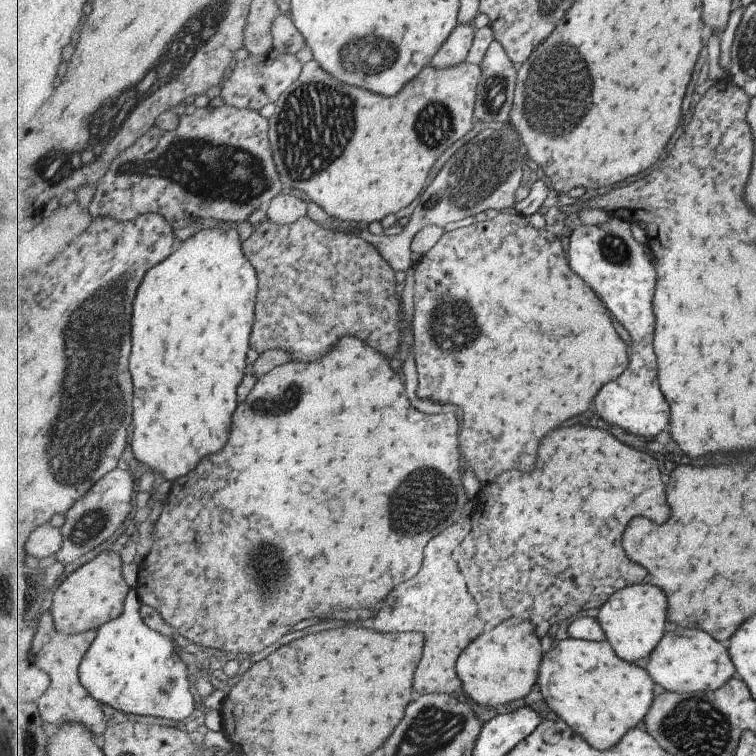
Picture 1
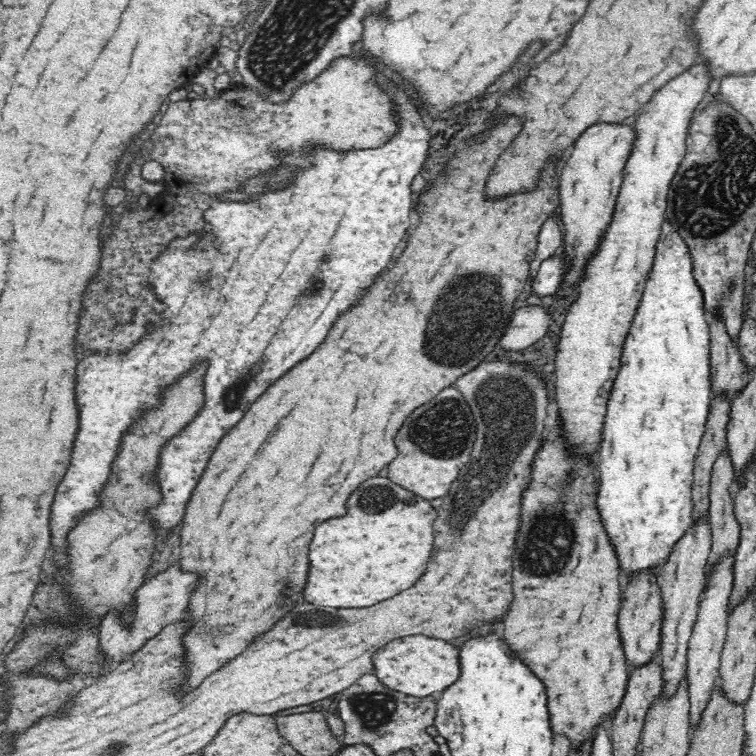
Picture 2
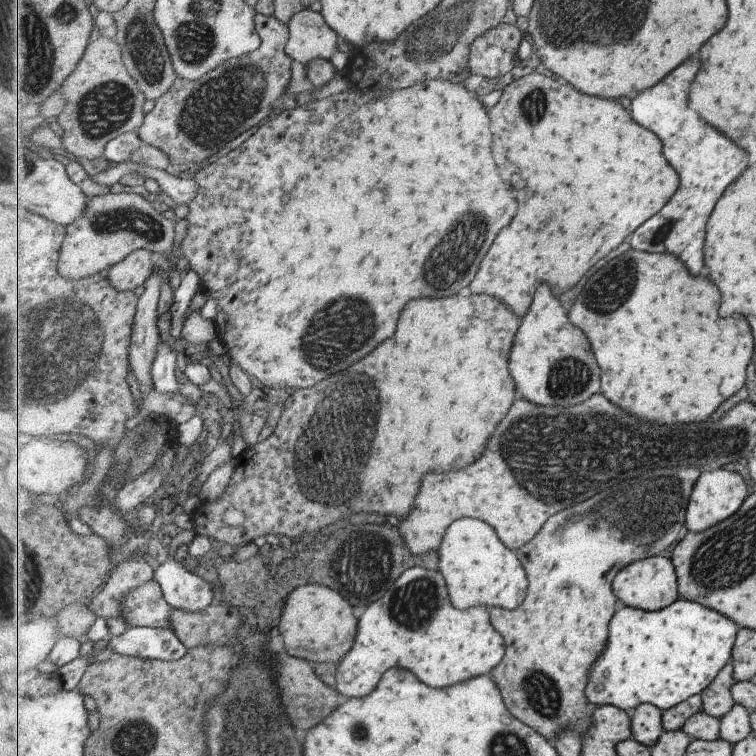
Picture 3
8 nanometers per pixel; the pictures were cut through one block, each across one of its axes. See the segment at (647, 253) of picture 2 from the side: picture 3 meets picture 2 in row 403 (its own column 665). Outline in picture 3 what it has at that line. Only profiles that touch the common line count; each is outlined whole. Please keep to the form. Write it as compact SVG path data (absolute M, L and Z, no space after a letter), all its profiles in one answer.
M659 555L629 564L615 578L615 594L621 605L637 609L657 611L671 606L679 598L679 581L673 561Z

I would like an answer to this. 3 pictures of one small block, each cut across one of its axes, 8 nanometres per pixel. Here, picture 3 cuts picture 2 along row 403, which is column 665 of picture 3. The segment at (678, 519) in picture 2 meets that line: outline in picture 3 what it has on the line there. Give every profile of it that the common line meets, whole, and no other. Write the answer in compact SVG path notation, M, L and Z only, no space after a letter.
M686 598L677 599L671 606L657 611L621 605L615 622L611 622L607 648L593 664L595 670L589 670L591 682L587 682L585 696L597 708L613 705L631 713L640 704L651 703L663 711L669 710L710 687L722 668L732 662L740 630L741 627L723 613Z

